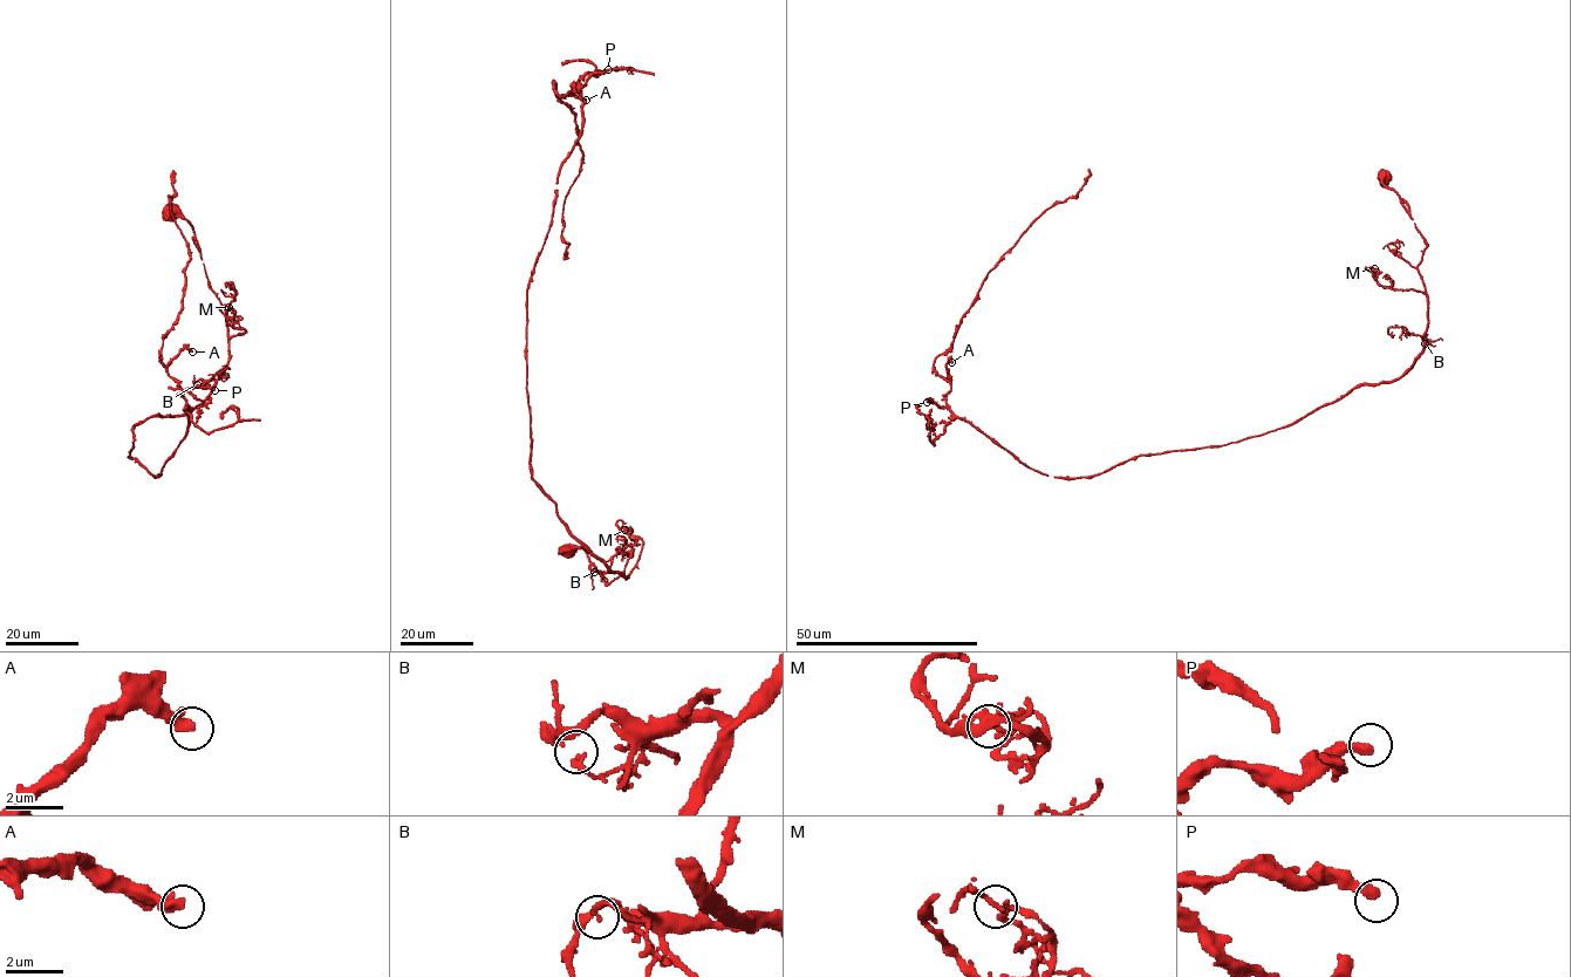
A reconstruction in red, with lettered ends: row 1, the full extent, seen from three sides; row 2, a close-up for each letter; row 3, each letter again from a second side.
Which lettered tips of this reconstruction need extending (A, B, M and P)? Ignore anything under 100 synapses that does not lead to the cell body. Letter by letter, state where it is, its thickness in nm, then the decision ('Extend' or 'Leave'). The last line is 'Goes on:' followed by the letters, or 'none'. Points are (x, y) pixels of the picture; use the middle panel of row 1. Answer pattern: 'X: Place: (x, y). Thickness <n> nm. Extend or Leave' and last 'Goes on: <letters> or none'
A: Place: (586, 100). Thickness 400 nm. Leave
B: Place: (594, 572). Thickness 180 nm. Leave
M: Place: (625, 530). Thickness 170 nm. Leave
P: Place: (608, 69). Thickness 360 nm. Leave
Goes on: none

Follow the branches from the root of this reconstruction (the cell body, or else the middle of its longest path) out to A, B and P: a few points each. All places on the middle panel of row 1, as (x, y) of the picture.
A: (567, 551), (626, 579), (530, 464), (527, 282), (581, 130), (581, 97), (561, 96), (586, 100)
B: (567, 551), (582, 550), (608, 583), (622, 572), (626, 579), (617, 573), (594, 572)
P: (567, 551), (626, 579), (532, 476), (526, 390), (527, 282), (581, 130), (575, 84), (608, 69)

